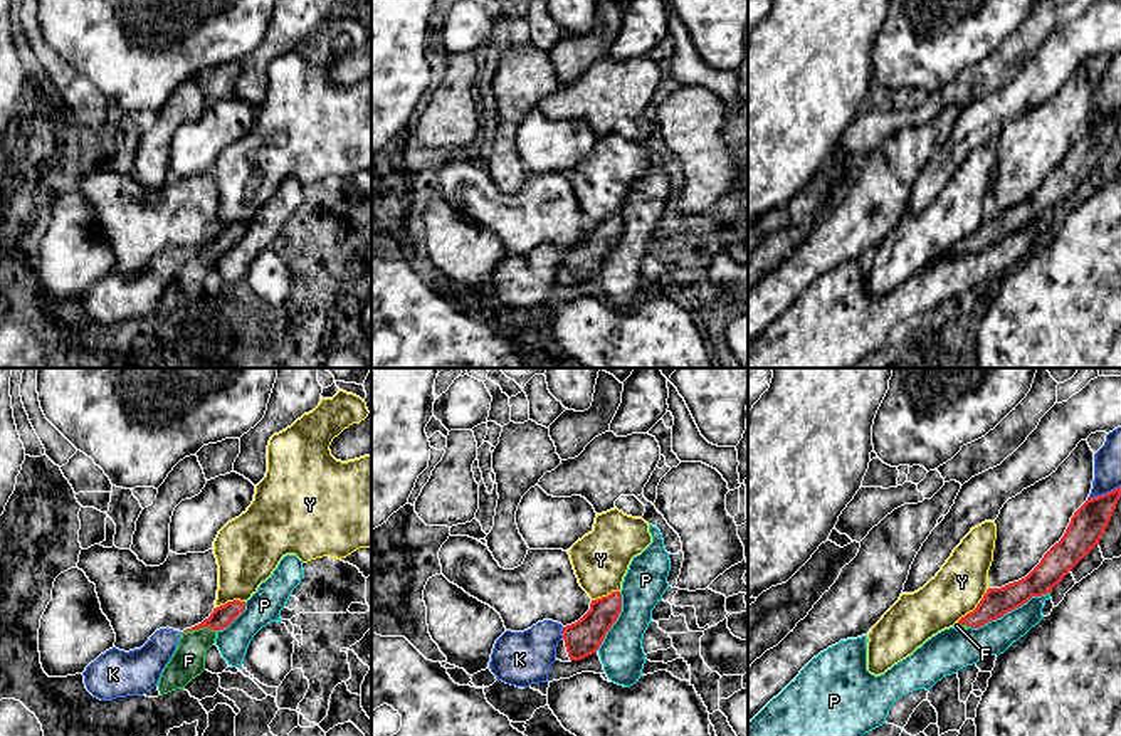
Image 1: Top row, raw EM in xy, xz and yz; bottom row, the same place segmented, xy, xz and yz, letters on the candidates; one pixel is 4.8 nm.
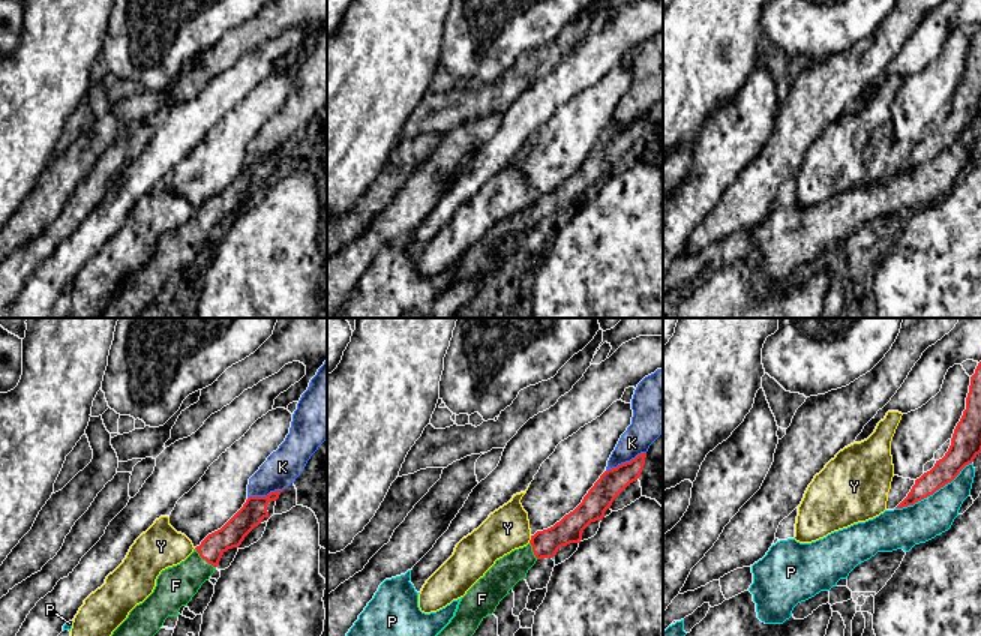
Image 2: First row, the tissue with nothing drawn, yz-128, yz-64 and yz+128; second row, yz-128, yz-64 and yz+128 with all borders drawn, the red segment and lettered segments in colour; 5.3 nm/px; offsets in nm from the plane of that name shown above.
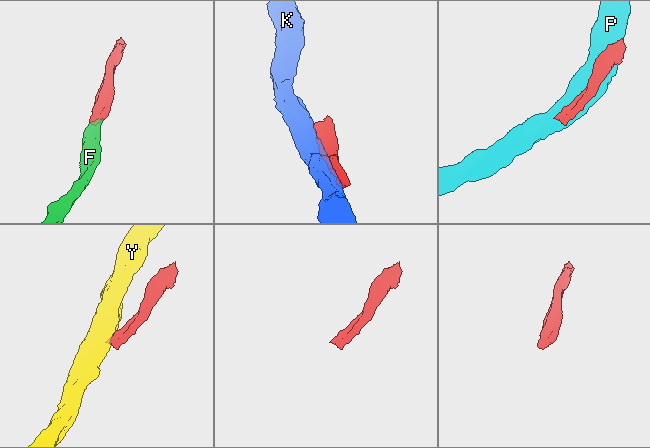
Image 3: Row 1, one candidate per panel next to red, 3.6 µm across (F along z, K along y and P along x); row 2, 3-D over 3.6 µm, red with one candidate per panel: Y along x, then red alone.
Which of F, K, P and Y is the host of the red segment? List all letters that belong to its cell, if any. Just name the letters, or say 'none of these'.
F

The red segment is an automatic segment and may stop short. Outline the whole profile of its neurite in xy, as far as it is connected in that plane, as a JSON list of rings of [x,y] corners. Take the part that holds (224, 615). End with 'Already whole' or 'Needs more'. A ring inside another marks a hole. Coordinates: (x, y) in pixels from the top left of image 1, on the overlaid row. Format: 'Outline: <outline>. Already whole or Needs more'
Outline: [[[227,602],[213,608],[202,623],[182,632],[176,650],[158,681],[160,696],[185,689],[205,670],[205,654],[215,644],[217,632],[227,628],[244,610],[245,602]]]. Needs more

